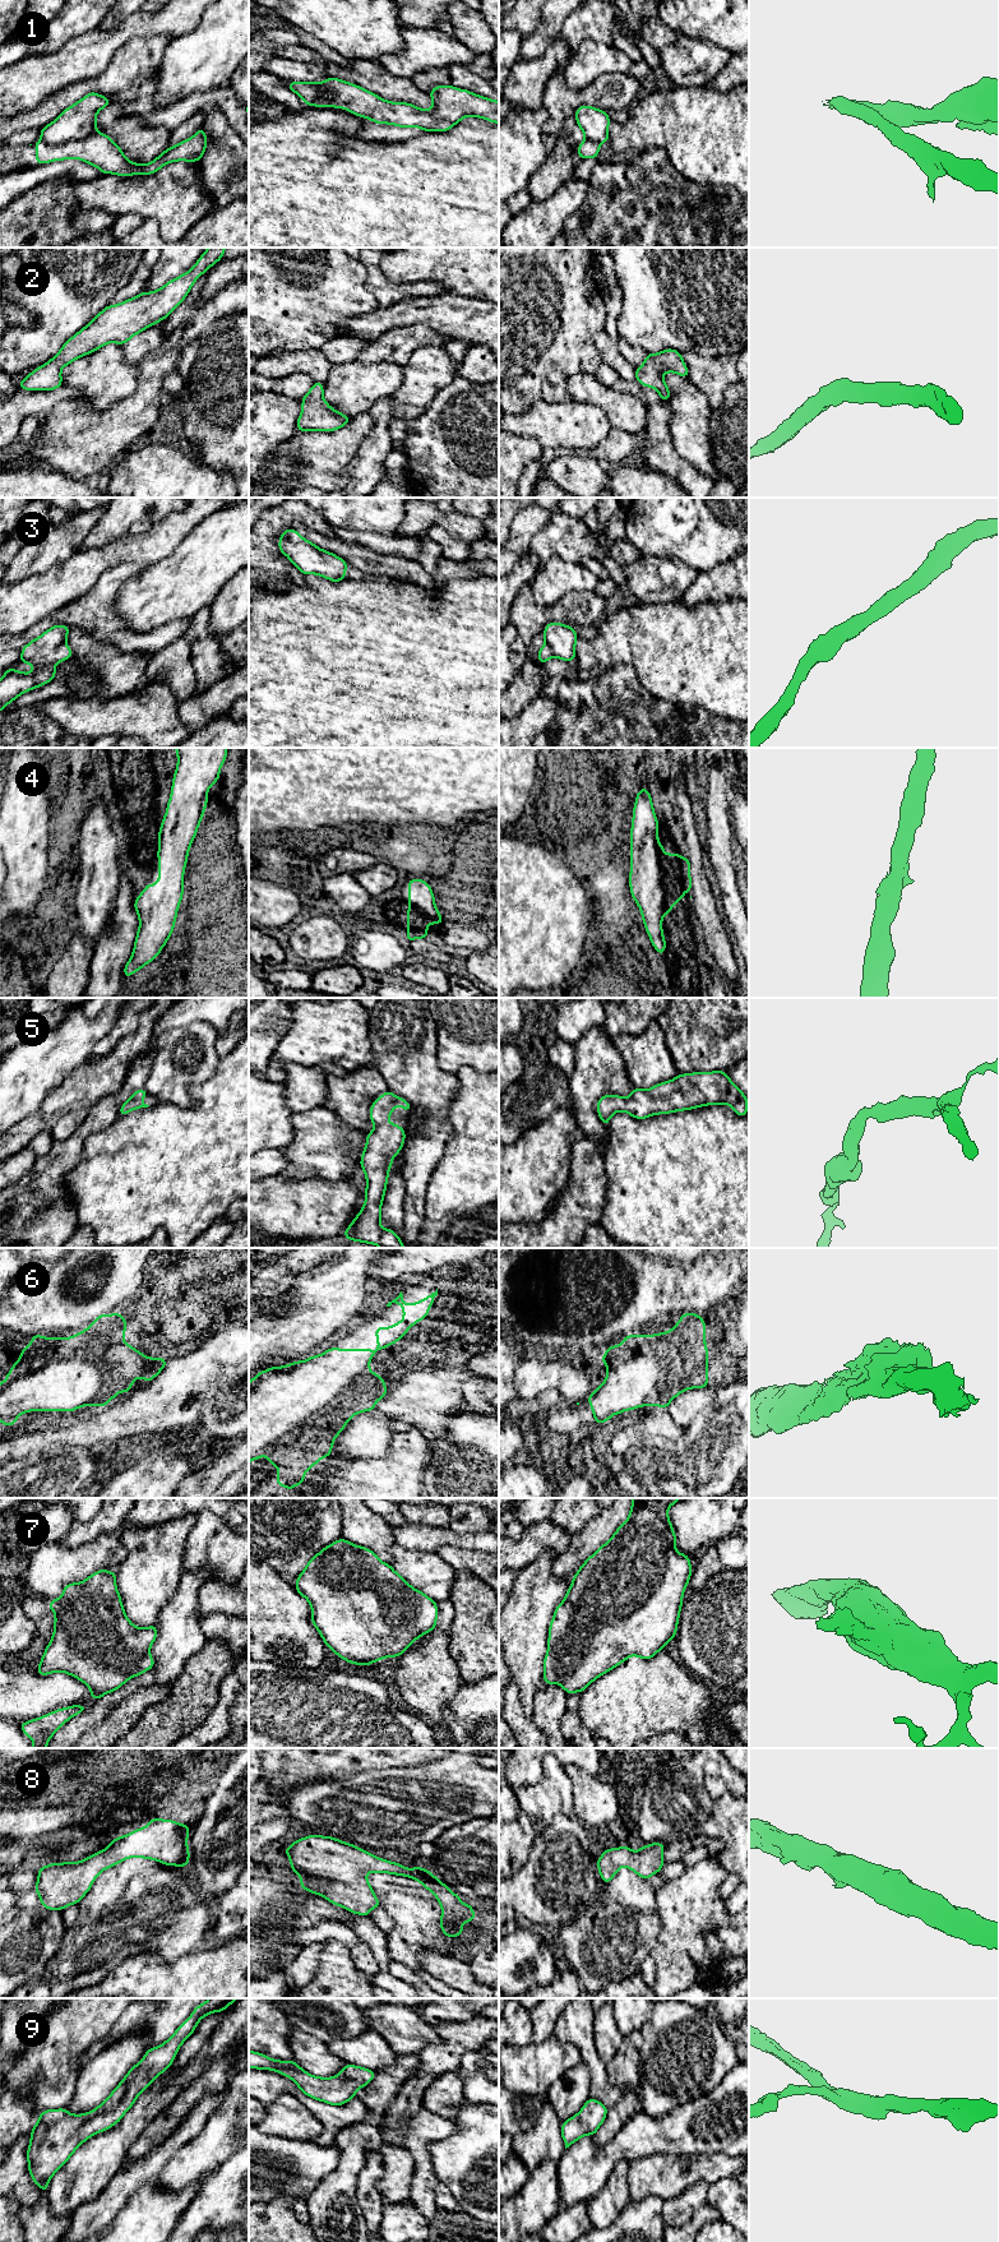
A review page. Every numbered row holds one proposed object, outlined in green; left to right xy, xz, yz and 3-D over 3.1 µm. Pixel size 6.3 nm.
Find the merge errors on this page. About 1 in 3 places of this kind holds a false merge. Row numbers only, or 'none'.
1, 4

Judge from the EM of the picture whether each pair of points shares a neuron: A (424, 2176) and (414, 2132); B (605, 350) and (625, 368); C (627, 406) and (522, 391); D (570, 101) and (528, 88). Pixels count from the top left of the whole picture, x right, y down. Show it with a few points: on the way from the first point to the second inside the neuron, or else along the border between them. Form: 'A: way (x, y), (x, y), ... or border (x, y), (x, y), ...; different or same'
A: way (422, 2166), (416, 2143); same
B: way (610, 354), (620, 364); same
C: border (591, 375), (576, 373), (567, 382), (570, 398); different
D: border (558, 66), (545, 87), (541, 106); different

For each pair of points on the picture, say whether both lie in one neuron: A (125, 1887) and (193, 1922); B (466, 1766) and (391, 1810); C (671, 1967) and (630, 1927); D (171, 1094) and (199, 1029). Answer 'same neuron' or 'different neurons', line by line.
A: same neuron
B: same neuron
C: different neurons
D: same neuron

